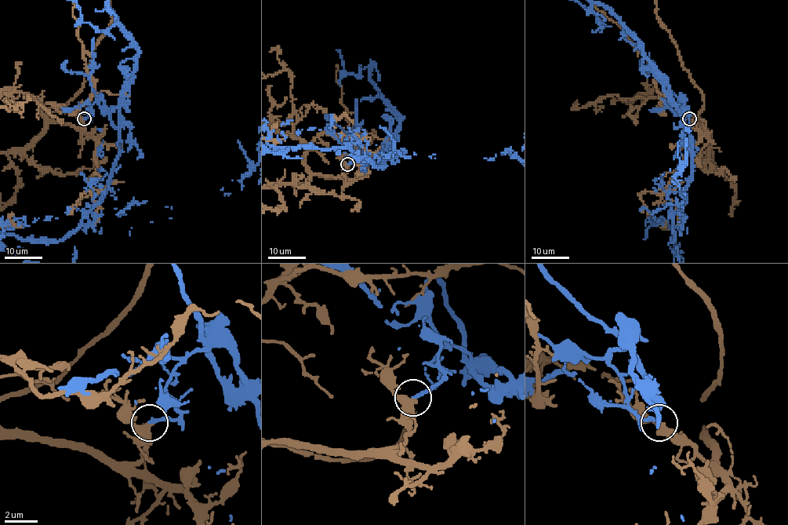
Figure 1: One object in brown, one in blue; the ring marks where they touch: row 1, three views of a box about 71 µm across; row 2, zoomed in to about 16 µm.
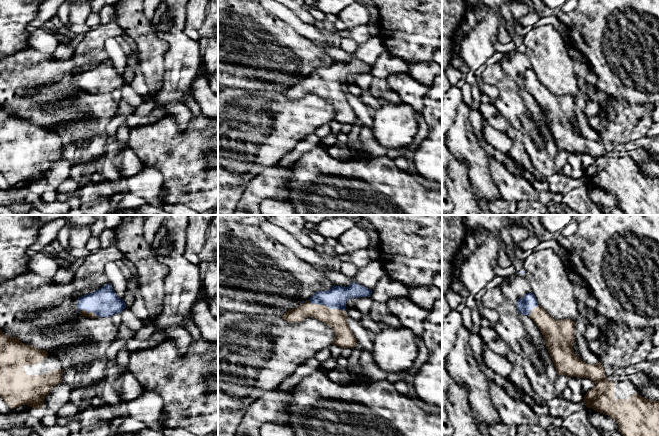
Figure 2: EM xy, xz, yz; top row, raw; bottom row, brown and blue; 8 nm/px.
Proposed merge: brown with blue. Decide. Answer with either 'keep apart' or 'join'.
keep apart

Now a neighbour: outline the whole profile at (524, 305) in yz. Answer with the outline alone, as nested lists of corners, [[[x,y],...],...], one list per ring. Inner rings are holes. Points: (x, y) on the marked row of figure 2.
[[[532,292],[525,294],[523,298],[518,299],[517,309],[520,314],[527,315],[531,313],[531,310],[538,306],[538,302]]]

